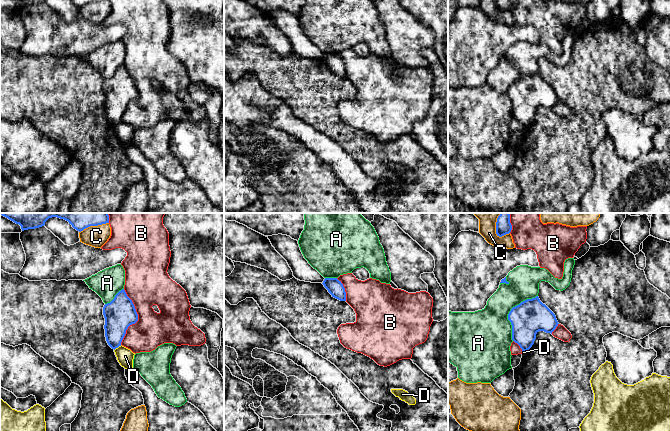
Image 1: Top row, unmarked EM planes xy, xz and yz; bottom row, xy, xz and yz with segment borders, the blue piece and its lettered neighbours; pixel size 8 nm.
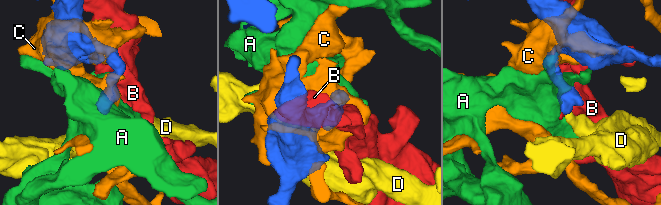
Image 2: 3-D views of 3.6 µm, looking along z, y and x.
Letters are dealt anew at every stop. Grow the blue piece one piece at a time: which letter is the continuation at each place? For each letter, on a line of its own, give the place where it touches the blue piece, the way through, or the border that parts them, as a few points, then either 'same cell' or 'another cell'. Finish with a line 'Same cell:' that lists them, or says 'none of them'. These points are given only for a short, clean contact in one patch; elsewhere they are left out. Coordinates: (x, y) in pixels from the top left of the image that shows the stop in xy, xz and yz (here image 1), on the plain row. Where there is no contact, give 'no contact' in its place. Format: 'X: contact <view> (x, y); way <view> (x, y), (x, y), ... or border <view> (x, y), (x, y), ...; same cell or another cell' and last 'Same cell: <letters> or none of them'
A: contact yz (509, 88); another cell
B: contact xy (137, 94); another cell
C: contact yz (498, 11); another cell
D: contact xy (117, 123); border xy (121, 121), (114, 126); another cell
Same cell: none of them

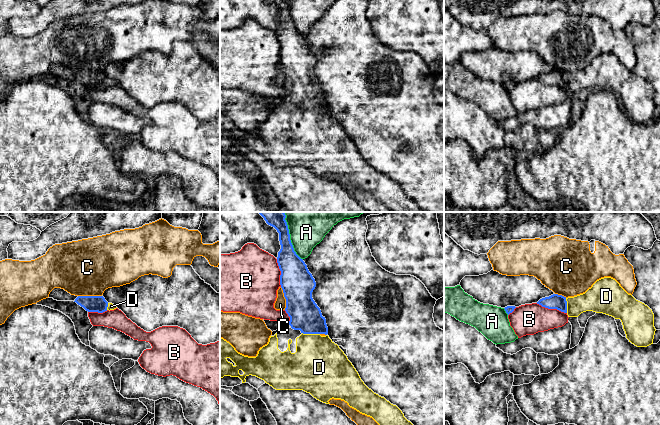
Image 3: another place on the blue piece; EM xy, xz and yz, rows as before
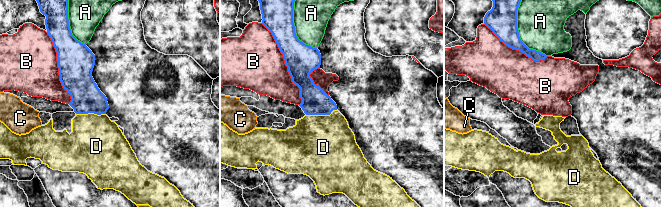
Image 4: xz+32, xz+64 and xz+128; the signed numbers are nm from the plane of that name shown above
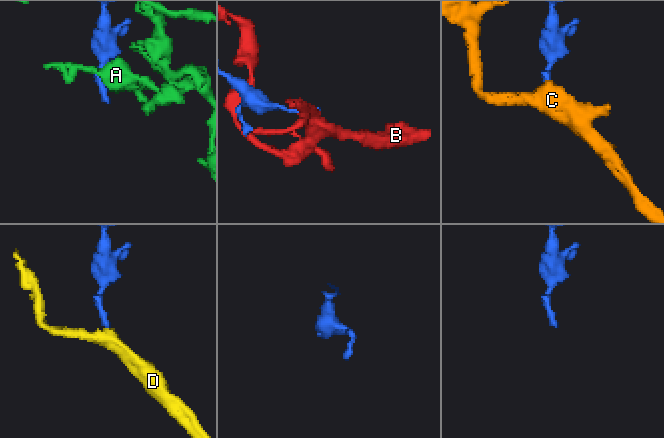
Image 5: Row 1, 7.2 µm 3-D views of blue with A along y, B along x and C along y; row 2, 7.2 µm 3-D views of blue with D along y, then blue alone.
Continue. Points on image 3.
A: contact xz (290, 18); another cell
B: contact yz (551, 84); another cell
C: contact xy (90, 72); another cell
D: contact xz (311, 109); way xz (305, 91), (311, 99), (311, 109), (311, 124), (318, 139); same cell
Same cell: D

